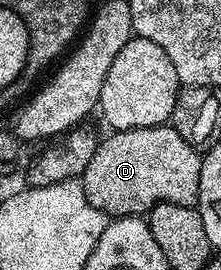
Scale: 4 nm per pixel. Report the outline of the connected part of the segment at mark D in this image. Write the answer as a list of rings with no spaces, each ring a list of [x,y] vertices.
[[[163,124],[160,126],[149,126],[148,128],[132,128],[131,130],[116,130],[107,133],[107,138],[103,137],[96,148],[96,156],[92,156],[92,160],[88,164],[88,168],[84,168],[80,179],[84,188],[84,196],[88,196],[88,202],[92,204],[92,208],[96,208],[101,214],[115,218],[132,218],[135,216],[145,216],[156,204],[161,202],[171,202],[172,204],[184,204],[185,206],[194,206],[198,201],[198,193],[200,192],[200,168],[202,167],[202,154],[192,144],[188,144],[188,140],[184,140],[184,136],[180,136],[180,132],[176,132],[173,125]]]

